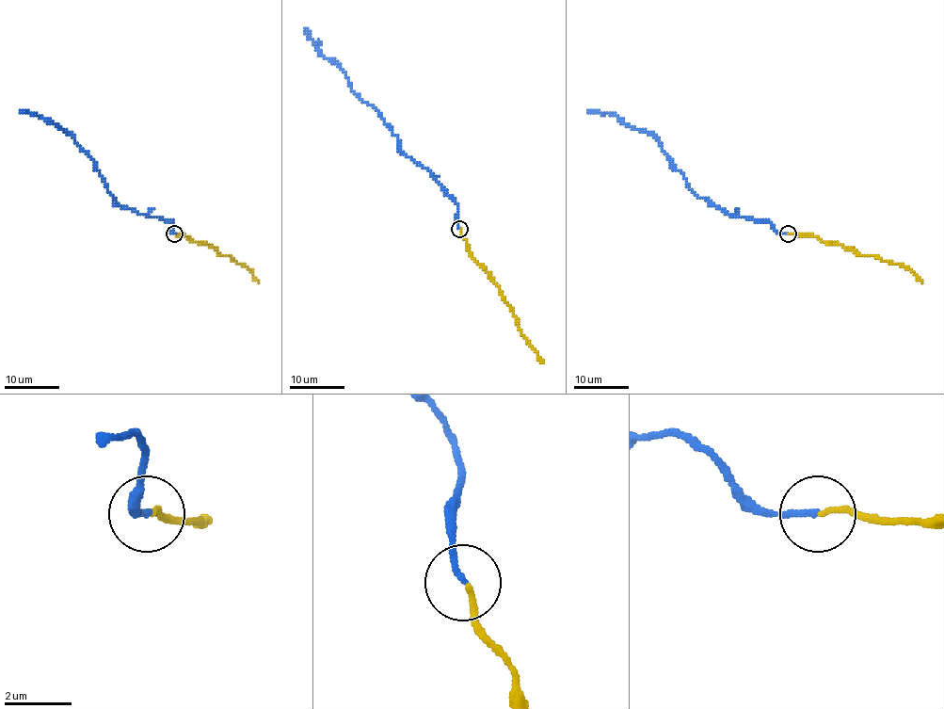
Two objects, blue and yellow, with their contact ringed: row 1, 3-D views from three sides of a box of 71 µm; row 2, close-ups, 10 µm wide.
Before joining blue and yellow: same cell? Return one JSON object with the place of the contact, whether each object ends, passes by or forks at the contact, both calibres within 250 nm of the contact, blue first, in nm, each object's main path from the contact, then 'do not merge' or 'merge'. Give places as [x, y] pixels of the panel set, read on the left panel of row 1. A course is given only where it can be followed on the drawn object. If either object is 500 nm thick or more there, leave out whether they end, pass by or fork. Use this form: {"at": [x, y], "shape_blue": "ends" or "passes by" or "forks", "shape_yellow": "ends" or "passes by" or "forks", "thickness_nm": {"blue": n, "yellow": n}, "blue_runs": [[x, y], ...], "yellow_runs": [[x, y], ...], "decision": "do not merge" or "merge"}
{"at": [174, 233], "shape_blue": "ends", "shape_yellow": "ends", "thickness_nm": {"blue": 170, "yellow": 150}, "blue_runs": [[174, 234], [171, 220], [145, 217], [115, 202], [94, 161], [70, 134], [37, 115], [19, 111]], "yellow_runs": [[175, 234], [182, 234], [199, 244], [204, 242], [220, 254], [241, 263], [253, 272], [253, 278], [259, 283]], "decision": "merge"}

